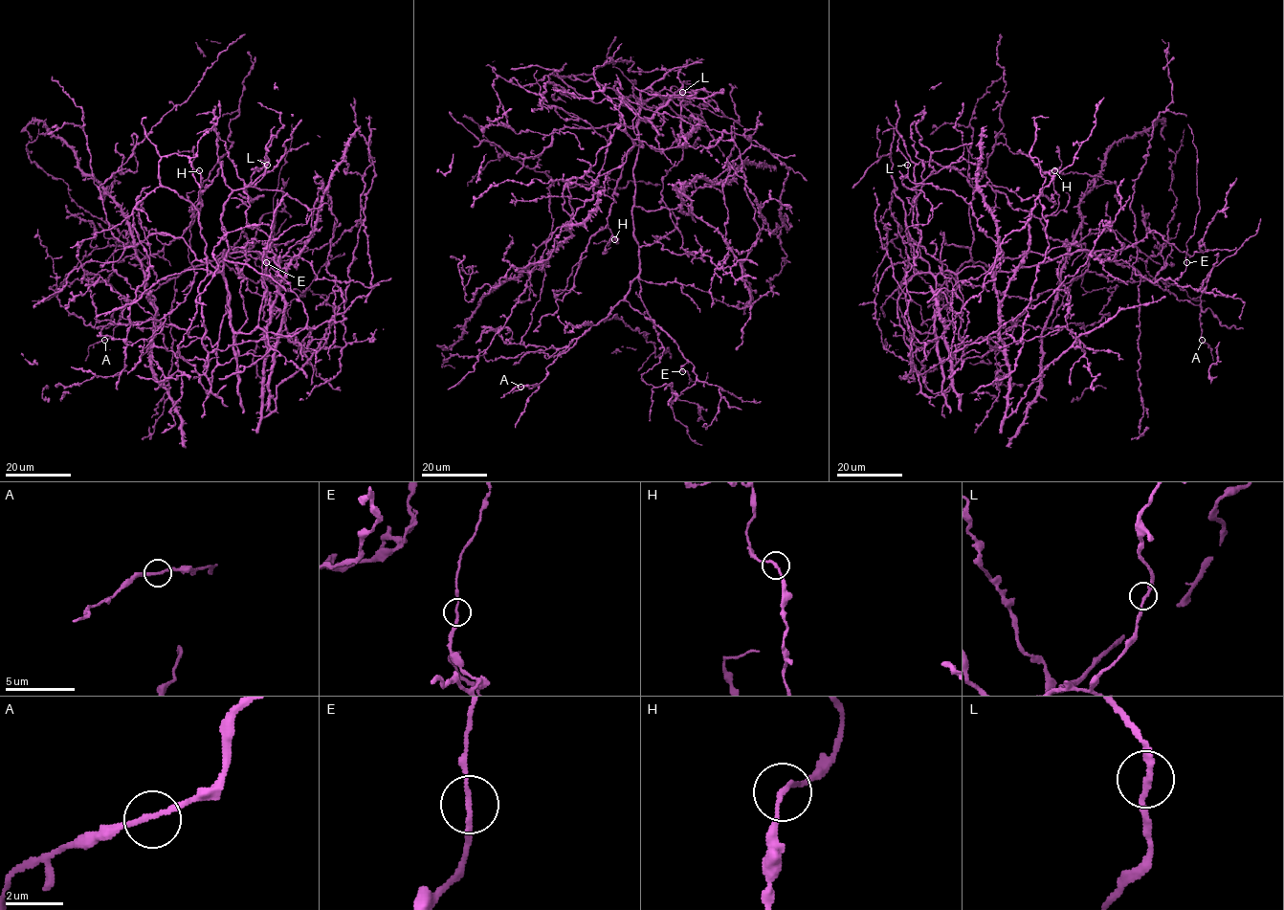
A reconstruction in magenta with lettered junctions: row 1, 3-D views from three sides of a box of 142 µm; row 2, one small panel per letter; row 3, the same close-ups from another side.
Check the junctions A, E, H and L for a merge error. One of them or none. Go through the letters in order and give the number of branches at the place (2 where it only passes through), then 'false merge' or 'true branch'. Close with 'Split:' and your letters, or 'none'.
A: 2 | true branch
E: 2 | false merge
H: 2 | true branch
L: 2 | true branch
Split: E

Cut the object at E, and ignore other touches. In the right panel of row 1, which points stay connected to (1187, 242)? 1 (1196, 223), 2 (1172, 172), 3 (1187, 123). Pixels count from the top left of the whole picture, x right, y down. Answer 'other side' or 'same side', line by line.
1: same side
2: other side
3: same side

